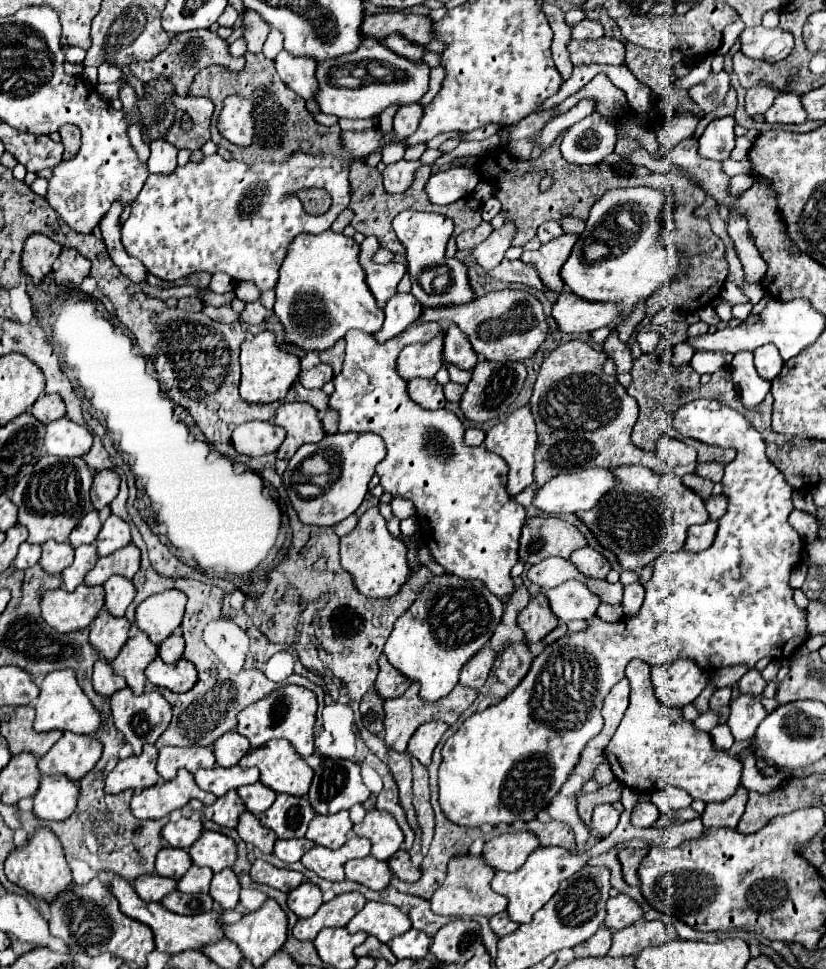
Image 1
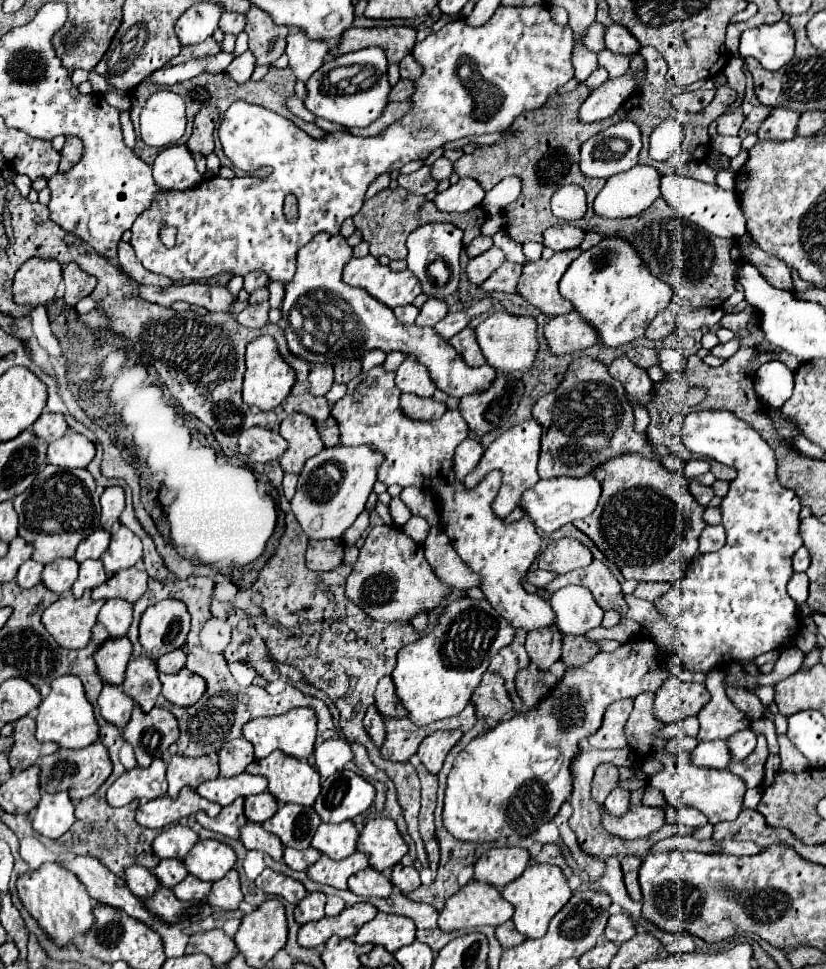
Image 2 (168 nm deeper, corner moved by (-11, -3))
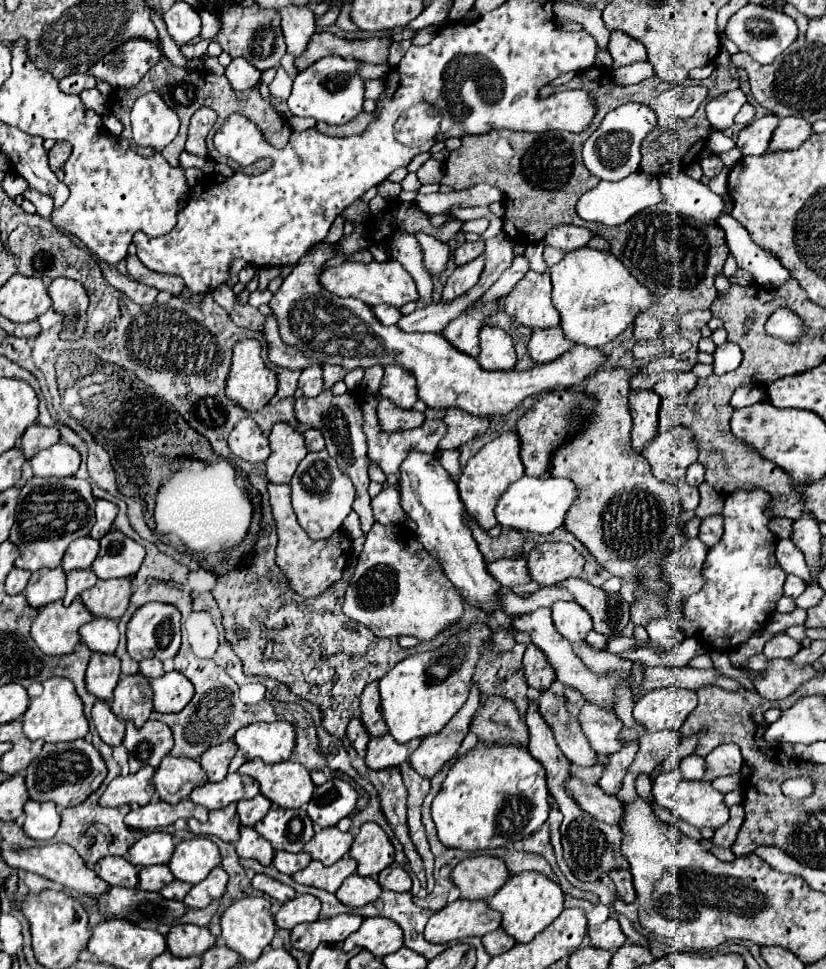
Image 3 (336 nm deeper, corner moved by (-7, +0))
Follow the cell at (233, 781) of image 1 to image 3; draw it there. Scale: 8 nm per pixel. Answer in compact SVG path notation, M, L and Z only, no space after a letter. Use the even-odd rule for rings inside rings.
M235 772L235 774L227 774L217 784L207 782L203 786L195 788L189 794L189 800L199 804L199 806L205 806L207 810L219 810L219 808L225 808L231 802L249 800L249 798L253 798L257 794L259 794L257 780Z

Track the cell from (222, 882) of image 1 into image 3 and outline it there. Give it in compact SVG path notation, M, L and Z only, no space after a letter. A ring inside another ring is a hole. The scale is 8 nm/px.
M221 866L213 868L205 880L195 884L189 894L183 898L183 904L189 908L205 908L211 900L221 898L227 884L227 872L221 870Z

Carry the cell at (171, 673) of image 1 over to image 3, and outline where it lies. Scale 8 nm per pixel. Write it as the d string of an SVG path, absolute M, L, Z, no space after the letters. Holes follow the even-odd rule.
M177 670L167 672L157 680L151 680L151 688L153 688L153 708L163 714L181 712L195 694L193 684L185 680L185 676L181 676L181 672Z

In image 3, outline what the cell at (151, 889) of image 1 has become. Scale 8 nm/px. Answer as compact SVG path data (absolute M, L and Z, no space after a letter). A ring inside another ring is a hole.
M105 856L93 866L95 874L105 880L109 886L125 886L125 888L135 888L137 886L137 868L129 864L125 858L117 856Z

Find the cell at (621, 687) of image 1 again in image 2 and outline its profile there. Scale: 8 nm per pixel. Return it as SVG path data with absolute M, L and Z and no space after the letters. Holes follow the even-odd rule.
M633 699L615 701L607 707L603 725L597 733L589 737L589 745L595 749L621 749L627 745L625 741L625 723L633 709Z

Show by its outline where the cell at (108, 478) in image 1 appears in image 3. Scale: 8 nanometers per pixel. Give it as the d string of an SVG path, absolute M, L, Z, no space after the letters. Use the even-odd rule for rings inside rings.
M97 500L95 514L97 514L97 522L91 528L89 536L95 540L101 540L101 536L105 536L105 532L109 532L113 526L113 520L117 516L117 506L113 502L107 502L107 500Z

